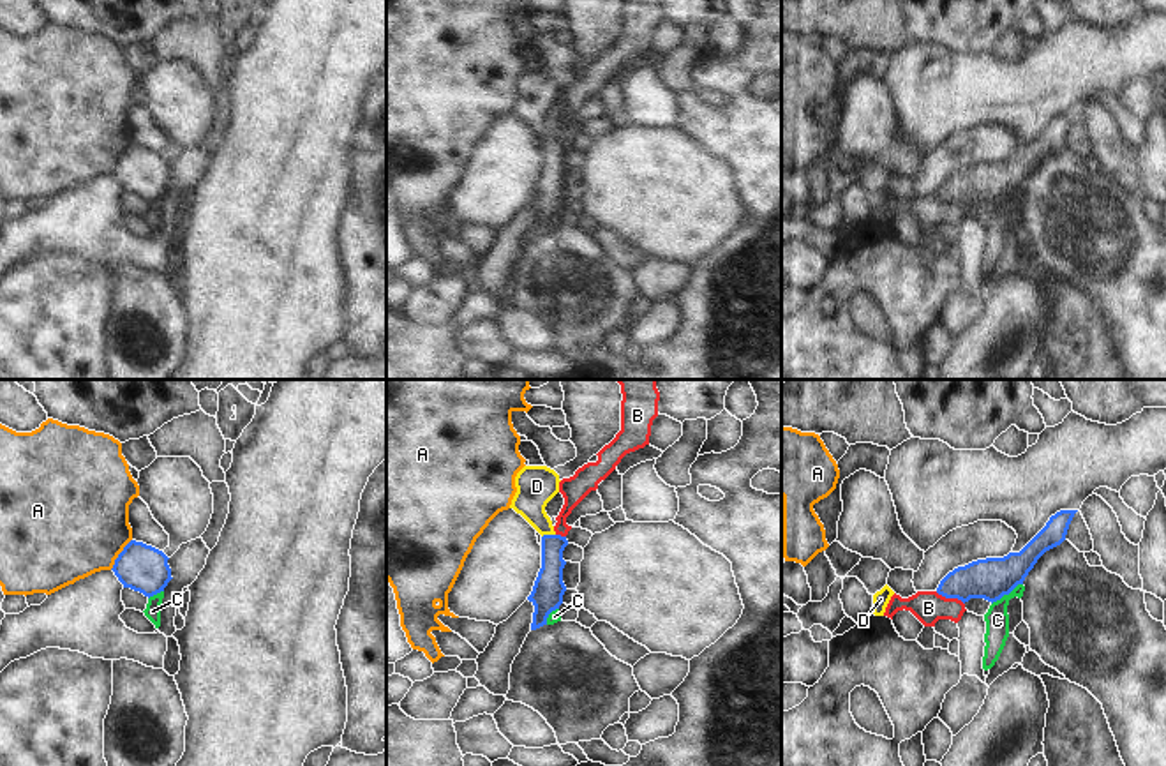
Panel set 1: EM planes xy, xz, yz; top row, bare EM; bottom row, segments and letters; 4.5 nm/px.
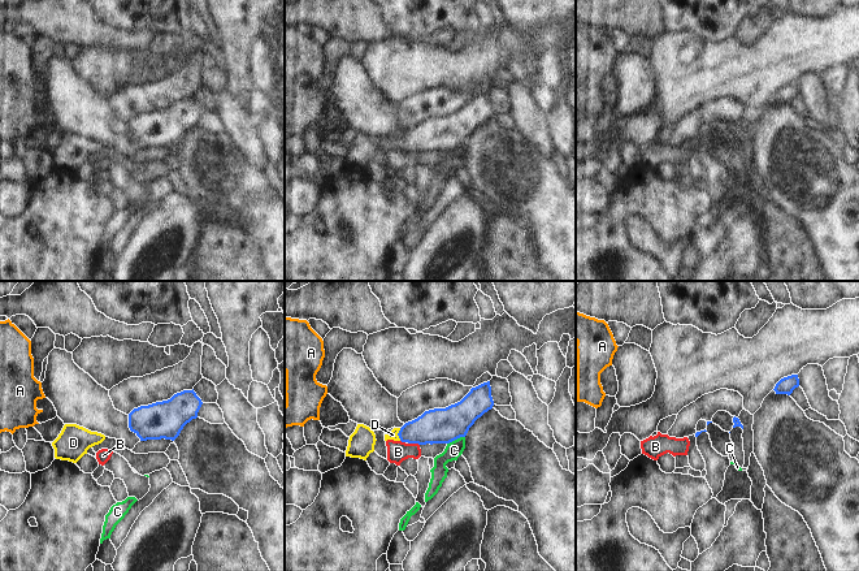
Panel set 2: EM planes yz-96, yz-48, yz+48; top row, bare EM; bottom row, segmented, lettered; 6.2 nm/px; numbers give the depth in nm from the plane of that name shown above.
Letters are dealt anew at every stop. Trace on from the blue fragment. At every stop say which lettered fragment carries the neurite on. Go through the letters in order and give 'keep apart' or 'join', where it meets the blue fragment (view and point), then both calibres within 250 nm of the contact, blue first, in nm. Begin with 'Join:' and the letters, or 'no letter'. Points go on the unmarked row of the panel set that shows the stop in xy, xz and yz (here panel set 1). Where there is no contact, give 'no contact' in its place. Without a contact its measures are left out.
Join: D
A: keep apart | xy (119, 159) | 220/480 nm
B: keep apart | yz (949, 202) | 190/150 nm
C: keep apart | yz (1006, 198) | 190/110 nm
D: join | xz (547, 140) | 140/180 nm

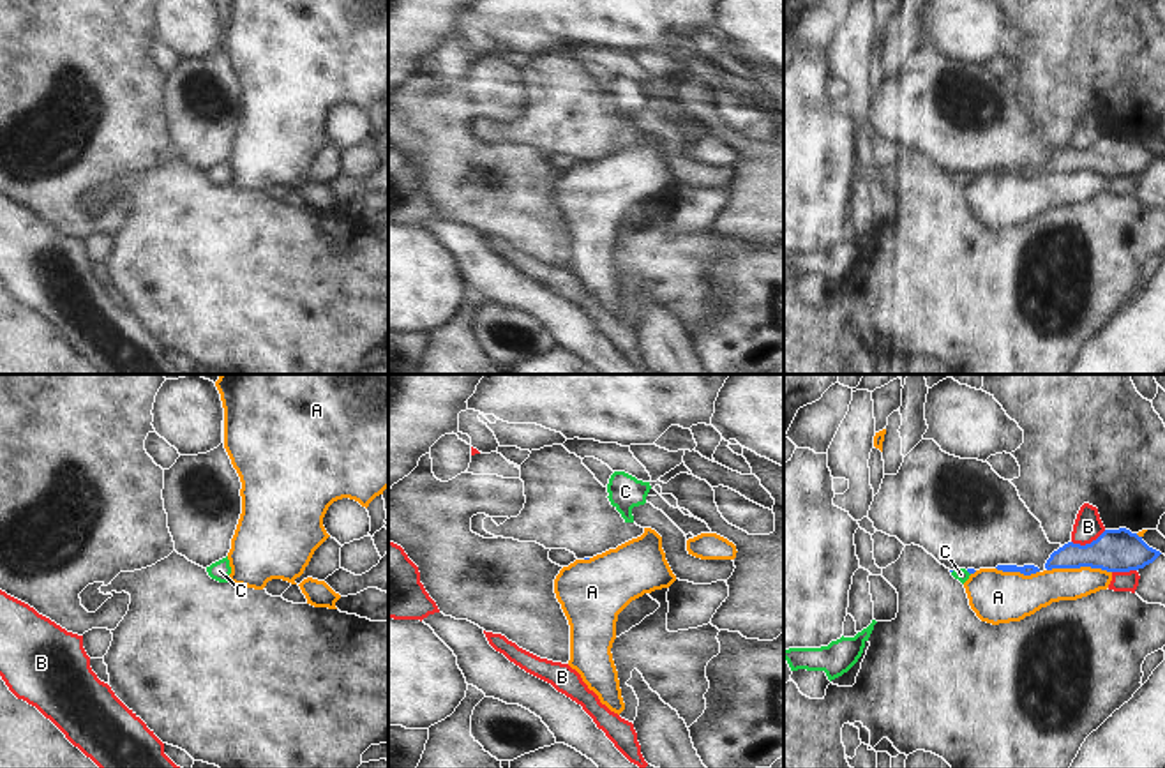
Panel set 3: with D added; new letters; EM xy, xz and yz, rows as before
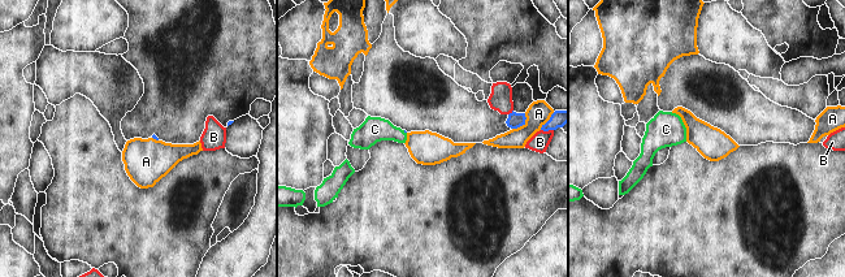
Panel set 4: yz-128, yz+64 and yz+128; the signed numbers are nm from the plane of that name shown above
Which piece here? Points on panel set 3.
Join: C
A: keep apart | yz (1079, 172) | 190/160 nm
B: keep apart | yz (1088, 149) | 190/130 nm
C: join | no contact

